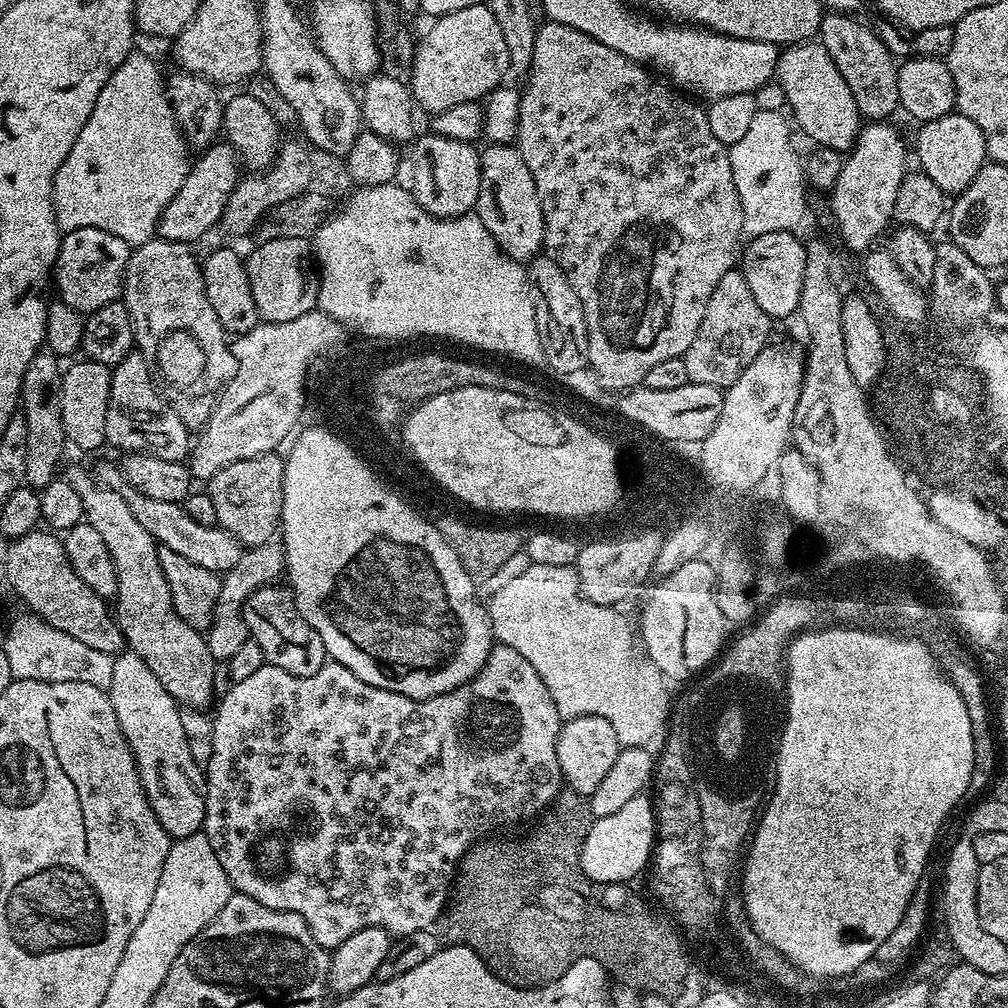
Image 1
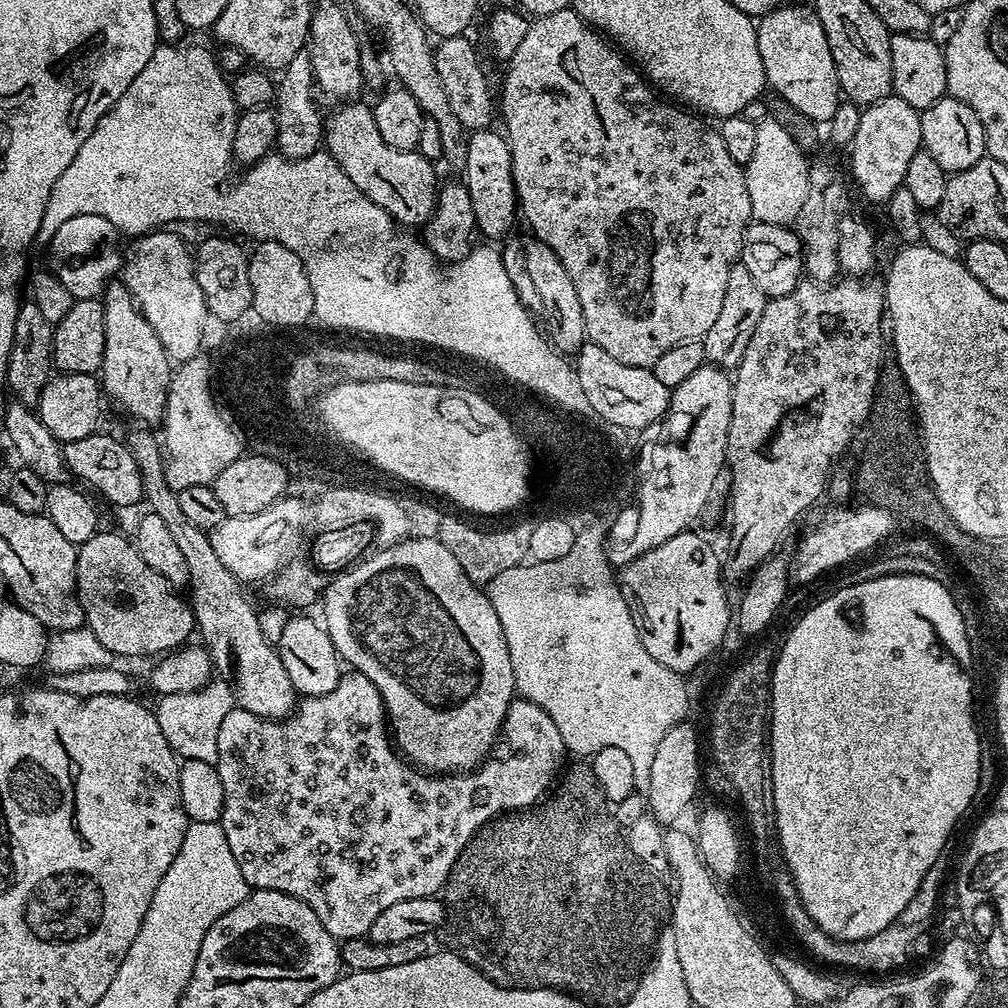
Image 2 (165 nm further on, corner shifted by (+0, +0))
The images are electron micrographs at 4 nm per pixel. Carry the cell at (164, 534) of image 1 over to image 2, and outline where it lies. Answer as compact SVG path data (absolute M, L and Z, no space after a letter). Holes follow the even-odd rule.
M281 498L258 514L225 516L223 522L210 532L214 554L218 554L222 566L226 566L226 570L230 570L230 574L234 574L240 581L267 581L297 555L304 510L305 505L296 499Z

